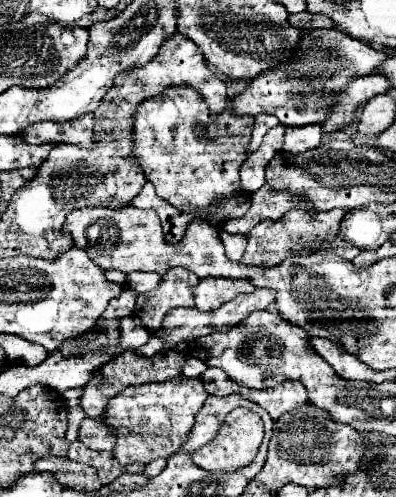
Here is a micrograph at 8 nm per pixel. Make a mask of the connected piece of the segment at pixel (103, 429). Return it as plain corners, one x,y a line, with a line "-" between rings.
86,417
80,425
80,437
84,445
96,451
112,451
116,445
116,431
114,427
106,425
100,419
90,419

